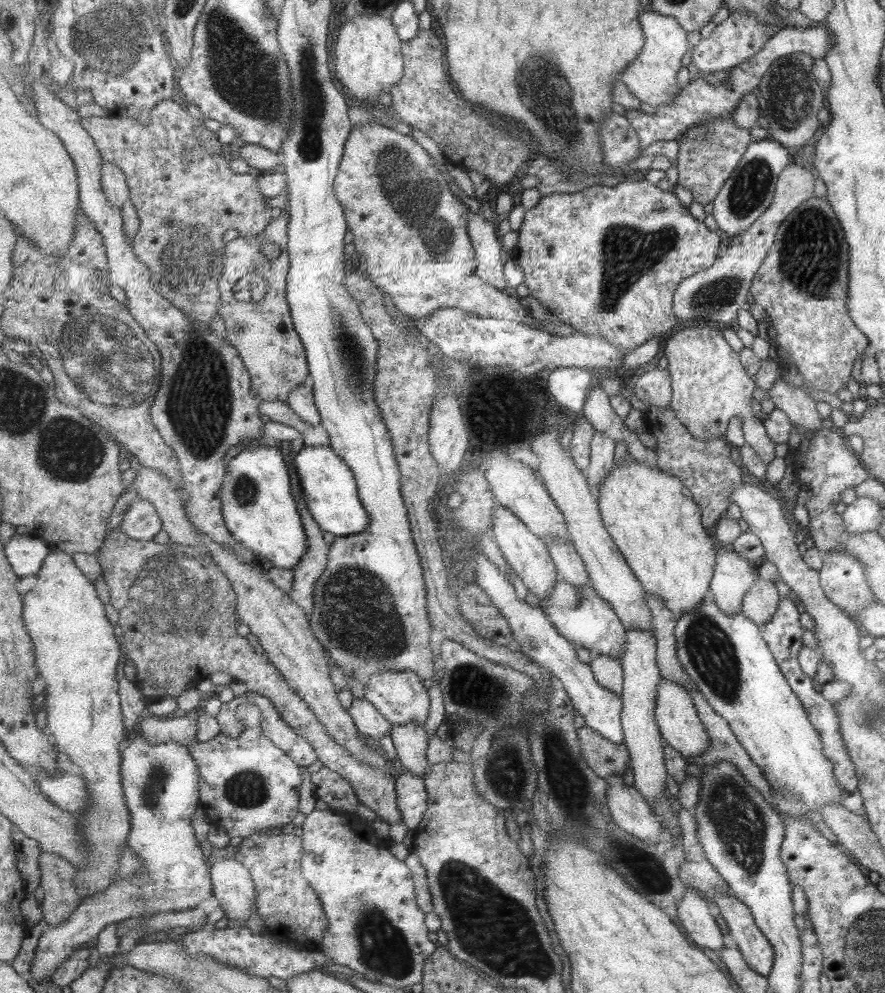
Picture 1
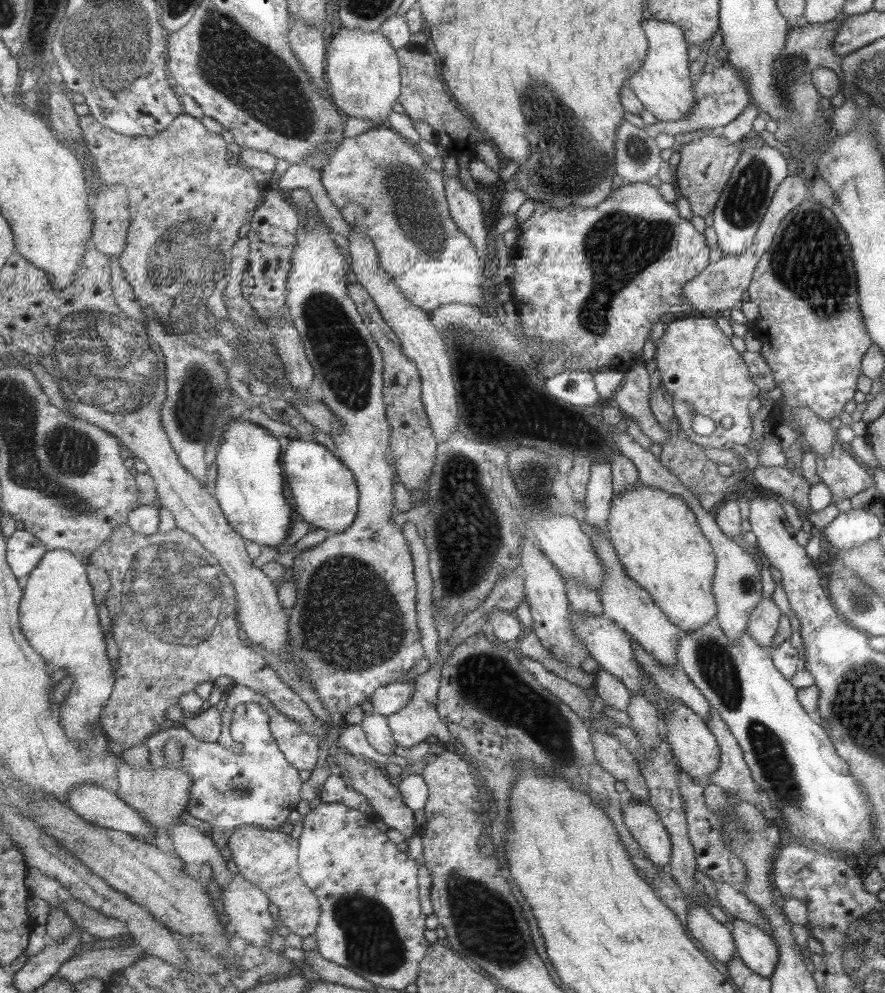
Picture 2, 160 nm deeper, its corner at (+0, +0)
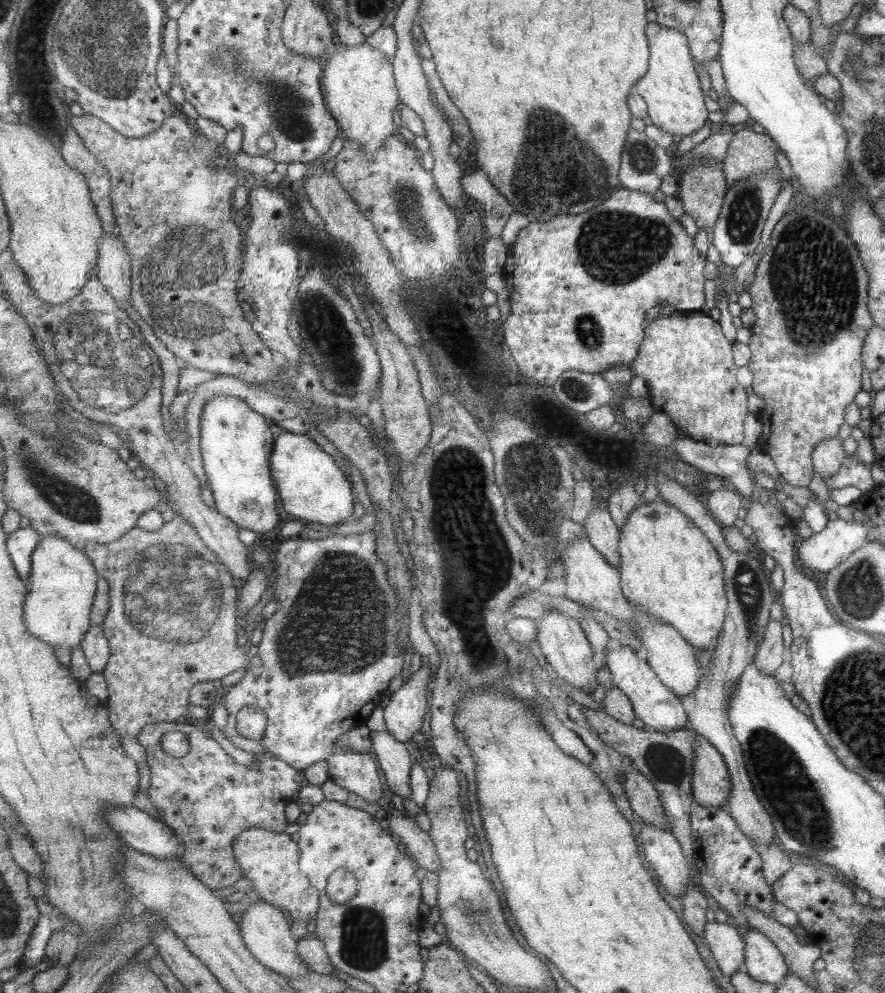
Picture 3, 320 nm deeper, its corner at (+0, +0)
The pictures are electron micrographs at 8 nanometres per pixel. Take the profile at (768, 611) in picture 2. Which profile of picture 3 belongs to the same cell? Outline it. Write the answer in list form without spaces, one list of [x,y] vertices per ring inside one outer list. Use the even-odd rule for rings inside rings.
[[[781,621],[768,622],[765,627],[764,639],[761,641],[760,647],[757,649],[753,664],[761,673],[767,677],[773,677],[775,668],[781,666],[783,662],[783,642],[781,642]]]

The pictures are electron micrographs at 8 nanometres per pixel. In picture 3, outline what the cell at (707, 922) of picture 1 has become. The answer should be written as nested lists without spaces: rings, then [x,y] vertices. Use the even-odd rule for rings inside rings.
[[[719,919],[706,923],[702,942],[711,951],[716,968],[725,977],[730,977],[737,972],[743,964],[743,938],[735,930],[735,926],[727,926],[727,920]]]

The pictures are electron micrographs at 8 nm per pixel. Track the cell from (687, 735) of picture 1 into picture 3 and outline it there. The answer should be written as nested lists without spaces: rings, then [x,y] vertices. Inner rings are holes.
[[[693,737],[692,798],[701,807],[725,809],[732,790],[731,777],[723,757],[705,738]]]

